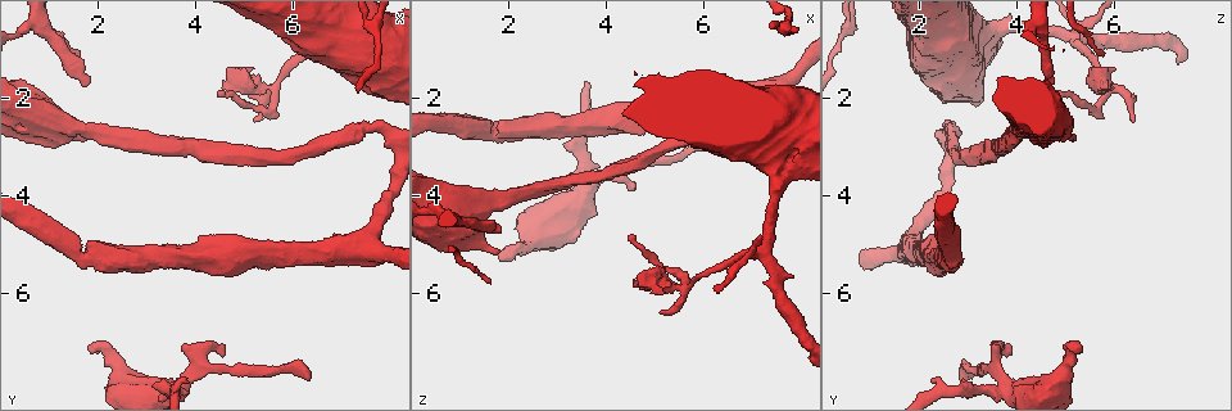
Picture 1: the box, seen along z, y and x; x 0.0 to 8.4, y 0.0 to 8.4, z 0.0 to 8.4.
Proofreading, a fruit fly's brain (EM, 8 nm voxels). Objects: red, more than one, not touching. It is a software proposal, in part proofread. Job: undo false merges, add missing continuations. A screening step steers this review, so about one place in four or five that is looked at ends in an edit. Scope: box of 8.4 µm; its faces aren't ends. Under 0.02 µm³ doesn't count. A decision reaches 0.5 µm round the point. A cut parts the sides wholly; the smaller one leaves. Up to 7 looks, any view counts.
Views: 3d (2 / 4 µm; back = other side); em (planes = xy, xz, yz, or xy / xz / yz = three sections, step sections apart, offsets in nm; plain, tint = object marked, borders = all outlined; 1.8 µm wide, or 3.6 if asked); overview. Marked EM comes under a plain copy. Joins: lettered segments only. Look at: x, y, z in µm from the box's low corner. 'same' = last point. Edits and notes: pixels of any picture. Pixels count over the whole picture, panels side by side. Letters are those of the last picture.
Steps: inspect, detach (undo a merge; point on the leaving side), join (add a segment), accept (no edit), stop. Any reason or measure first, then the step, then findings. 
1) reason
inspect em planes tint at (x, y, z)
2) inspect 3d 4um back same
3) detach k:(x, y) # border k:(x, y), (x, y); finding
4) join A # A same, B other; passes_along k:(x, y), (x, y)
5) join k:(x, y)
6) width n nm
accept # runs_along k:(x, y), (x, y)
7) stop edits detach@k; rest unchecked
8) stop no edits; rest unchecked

abrupt turn
inspect 3d 2um at (7.15, 0.75, 5.20)

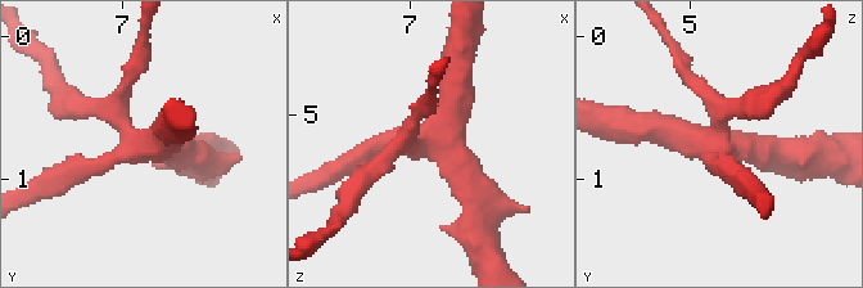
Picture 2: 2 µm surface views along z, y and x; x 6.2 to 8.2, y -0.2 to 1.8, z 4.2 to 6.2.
need the tissue
inspect em planes borders at (7.14, 0.74, 5.14)

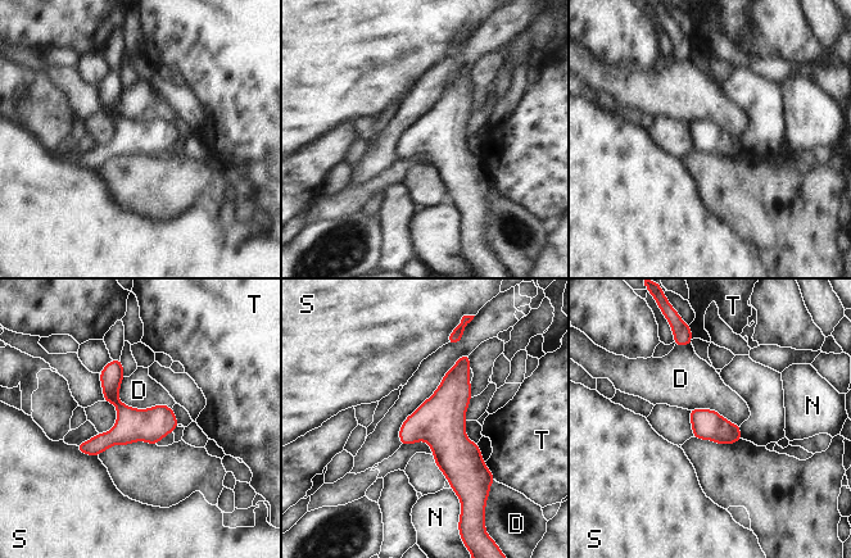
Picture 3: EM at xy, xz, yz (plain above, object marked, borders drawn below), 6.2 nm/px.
accept # D other, N other, S other, T other; border 3:(122, 377), (123, 403), (171, 408); one neuron here

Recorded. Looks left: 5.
branch stops here
inspect 3d 4um at (1.85, 1.65, 4.65)

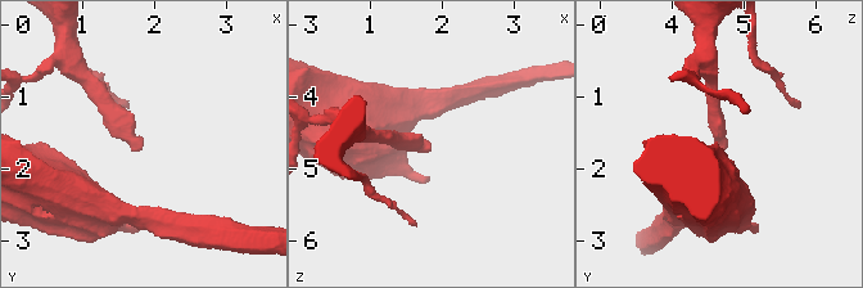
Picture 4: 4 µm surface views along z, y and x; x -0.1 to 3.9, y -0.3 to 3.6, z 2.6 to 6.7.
now the EM
inspect em xy step 8 tint at (1.80, 1.70, 4.65)

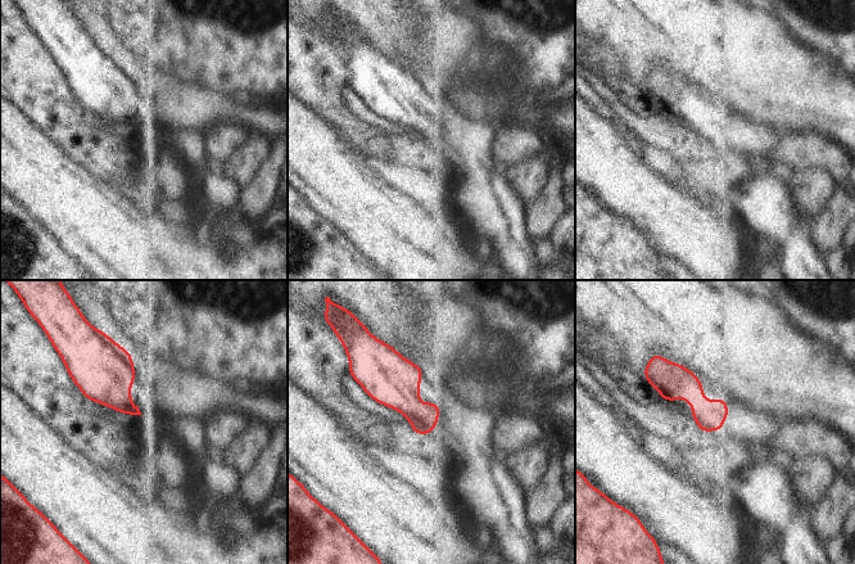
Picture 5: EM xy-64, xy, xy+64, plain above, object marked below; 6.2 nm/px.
another direction
inspect em planes borders same

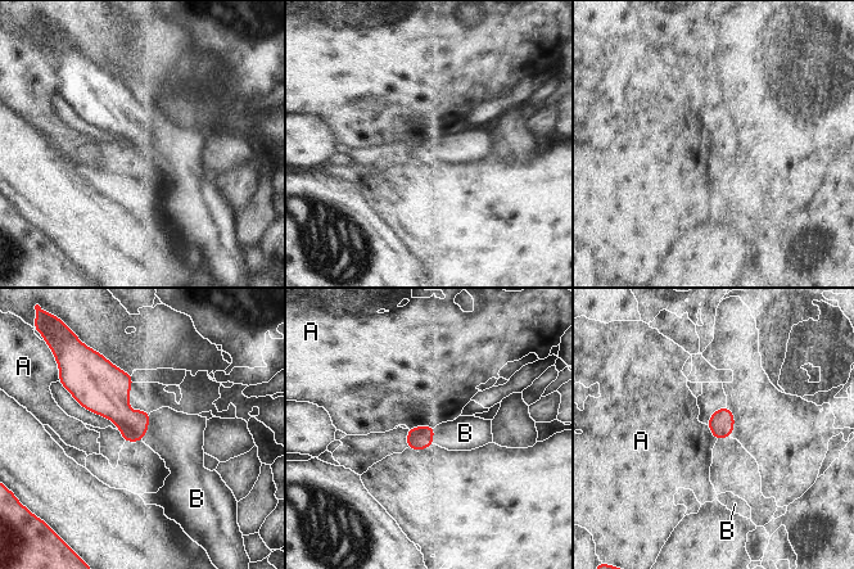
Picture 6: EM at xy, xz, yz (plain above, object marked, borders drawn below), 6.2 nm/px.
join 6:(179, 438) # A other, B same; it goes on there

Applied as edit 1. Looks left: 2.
an open end
inspect 3d 4um at (6.30, 7.75, 2.80)

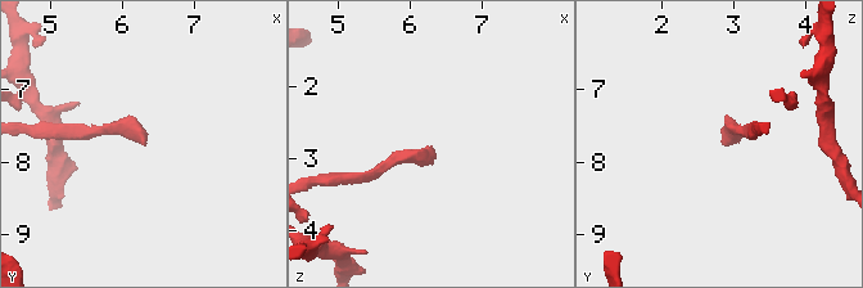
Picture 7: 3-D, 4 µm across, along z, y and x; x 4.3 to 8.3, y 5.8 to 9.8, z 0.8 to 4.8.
need the tissue
inspect em planes borders at (6.30, 7.70, 2.80)

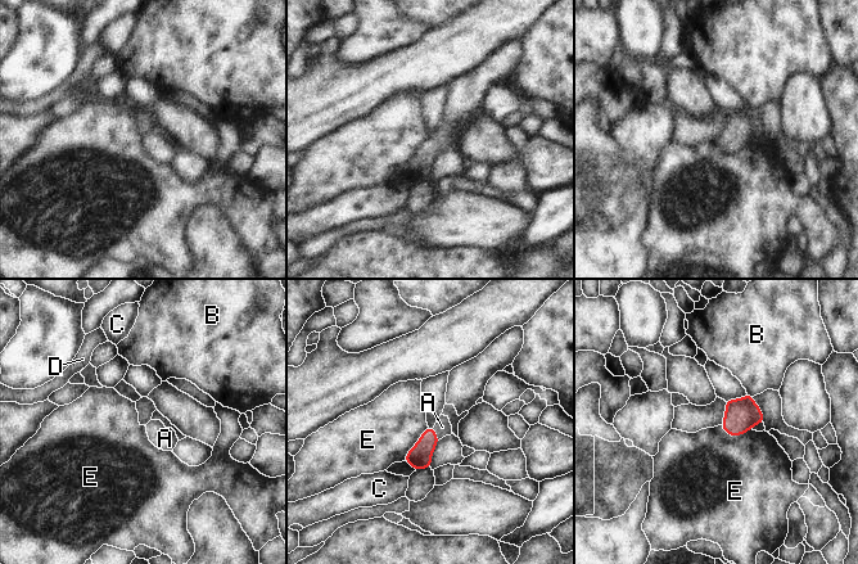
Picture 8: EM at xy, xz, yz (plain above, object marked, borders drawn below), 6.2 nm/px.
width 120 nm; longest_contact E 220 nm
join 8:(442, 427) # A same, B other, C other, D other, E other; the neuron continues

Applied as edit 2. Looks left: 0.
stop edits join@6, join@8; rest unchecked

